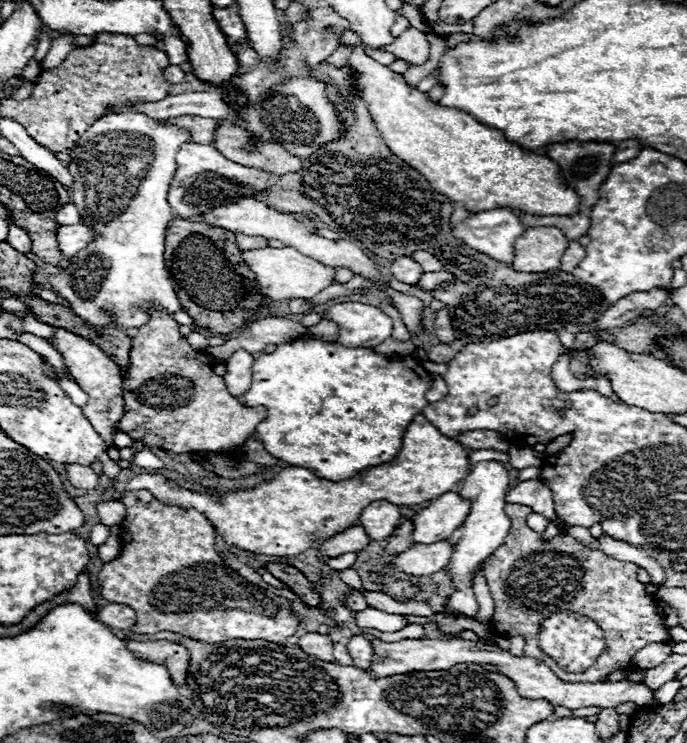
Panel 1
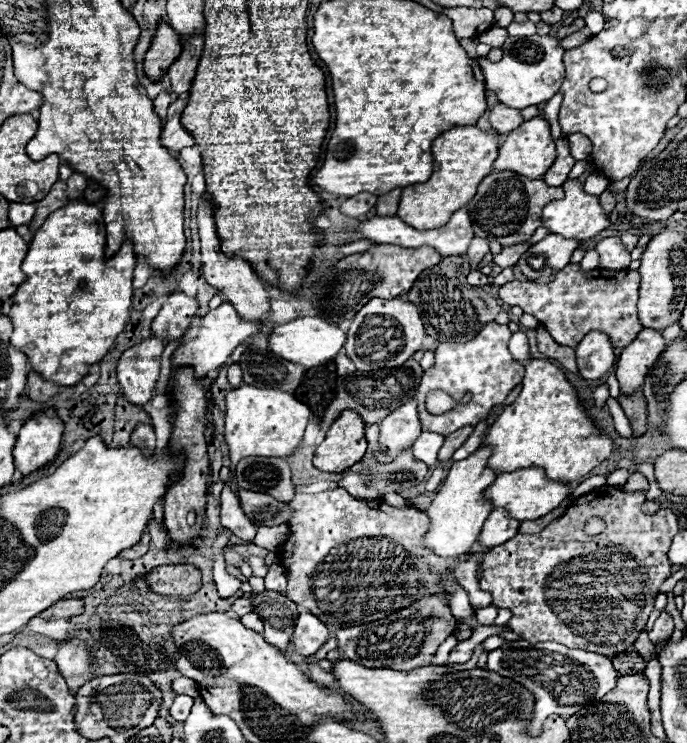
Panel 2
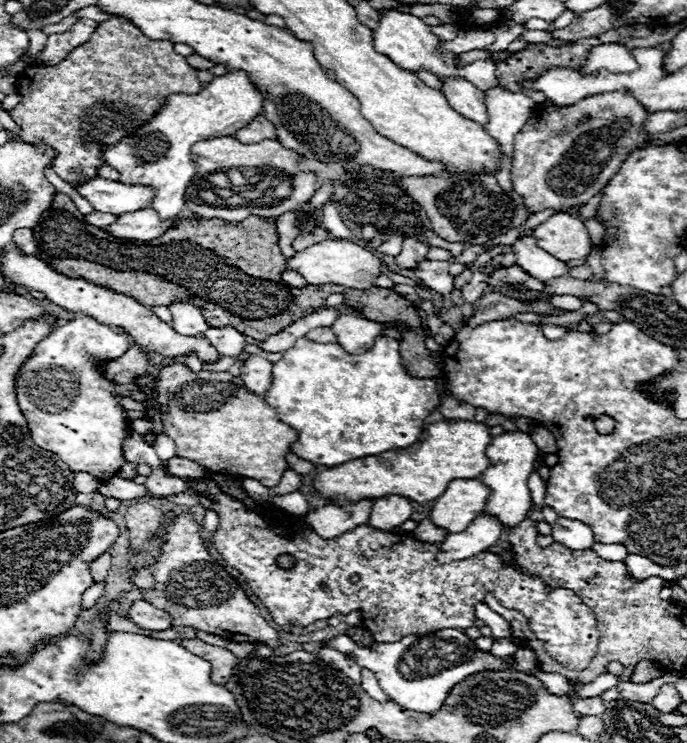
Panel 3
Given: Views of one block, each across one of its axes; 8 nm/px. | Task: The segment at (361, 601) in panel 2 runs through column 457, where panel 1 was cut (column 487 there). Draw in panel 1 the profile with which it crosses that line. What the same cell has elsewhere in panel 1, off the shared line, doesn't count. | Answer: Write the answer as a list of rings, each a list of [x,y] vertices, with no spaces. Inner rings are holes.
[[[506,504],[506,514],[512,522],[512,528],[506,536],[506,542],[484,560],[484,576],[490,586],[494,600],[492,626],[500,636],[522,636],[526,640],[524,656],[544,660],[556,676],[566,682],[598,682],[602,676],[612,674],[614,670],[624,670],[632,662],[634,654],[654,642],[668,642],[670,634],[658,614],[657,601],[646,594],[646,586],[638,582],[638,566],[630,562],[614,560],[602,552],[594,552],[572,536],[556,536],[550,542],[544,542],[542,532],[534,532],[526,526],[526,516],[530,514],[528,506]],[[558,610],[570,610],[594,620],[606,638],[606,648],[582,674],[570,674],[562,670],[540,646],[528,646],[528,638],[536,640],[540,634],[540,624],[550,614]]]

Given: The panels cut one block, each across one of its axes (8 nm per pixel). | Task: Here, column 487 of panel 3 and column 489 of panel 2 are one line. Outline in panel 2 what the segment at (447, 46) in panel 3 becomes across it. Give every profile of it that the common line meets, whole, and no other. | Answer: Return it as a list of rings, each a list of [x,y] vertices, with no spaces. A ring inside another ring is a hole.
[[[494,26],[494,28],[486,30],[484,34],[480,34],[480,36],[478,36],[478,42],[484,42],[484,44],[488,44],[488,46],[492,46],[492,48],[500,48],[506,38],[508,38],[506,28]]]

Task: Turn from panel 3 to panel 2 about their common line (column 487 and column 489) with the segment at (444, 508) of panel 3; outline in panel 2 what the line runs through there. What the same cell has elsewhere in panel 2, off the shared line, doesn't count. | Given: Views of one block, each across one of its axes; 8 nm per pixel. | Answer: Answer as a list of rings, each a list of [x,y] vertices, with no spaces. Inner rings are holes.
[[[522,468],[516,472],[506,472],[506,474],[498,474],[498,478],[484,490],[484,498],[488,502],[492,502],[494,508],[504,508],[508,510],[510,518],[516,518],[518,522],[524,520],[538,520],[544,514],[552,512],[554,508],[560,506],[562,500],[566,500],[570,494],[568,486],[564,482],[552,482],[546,480],[544,470],[540,468]]]

